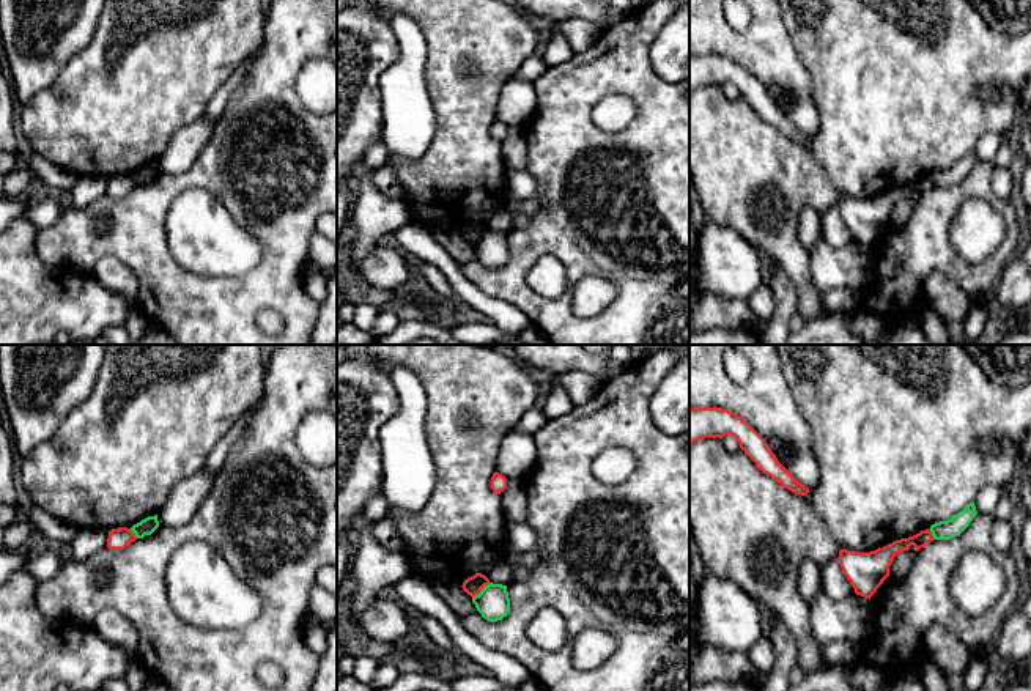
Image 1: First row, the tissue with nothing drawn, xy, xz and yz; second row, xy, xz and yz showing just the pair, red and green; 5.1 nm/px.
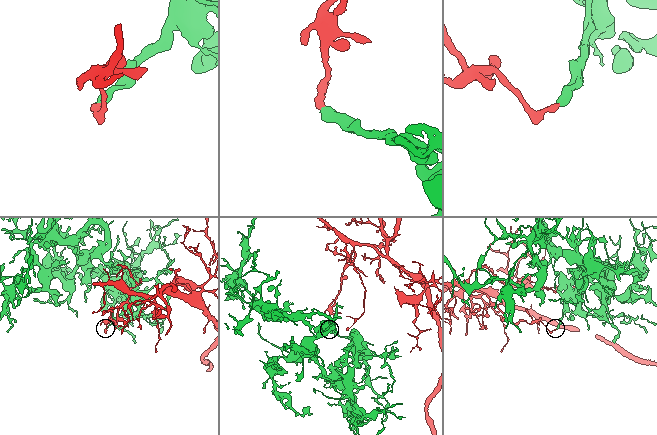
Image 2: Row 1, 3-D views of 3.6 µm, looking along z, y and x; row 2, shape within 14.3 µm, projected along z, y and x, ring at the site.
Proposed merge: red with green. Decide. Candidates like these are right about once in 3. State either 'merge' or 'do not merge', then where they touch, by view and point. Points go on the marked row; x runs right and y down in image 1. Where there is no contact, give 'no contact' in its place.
do not merge | xz (480, 591)

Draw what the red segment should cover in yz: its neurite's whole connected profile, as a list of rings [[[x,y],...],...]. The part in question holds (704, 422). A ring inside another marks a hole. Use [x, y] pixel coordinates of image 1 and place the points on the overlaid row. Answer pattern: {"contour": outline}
{"contour": [[[722,408],[689,409],[689,447],[704,438],[719,438],[726,434],[737,438],[740,449],[756,463],[756,466],[784,488],[795,494],[807,496],[809,488],[801,485],[776,458],[767,441],[740,416]]]}

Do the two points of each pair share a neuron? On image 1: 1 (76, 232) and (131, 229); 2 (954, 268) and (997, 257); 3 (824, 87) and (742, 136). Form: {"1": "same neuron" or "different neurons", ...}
{"1": "same neuron", "2": "same neuron", "3": "same neuron"}

